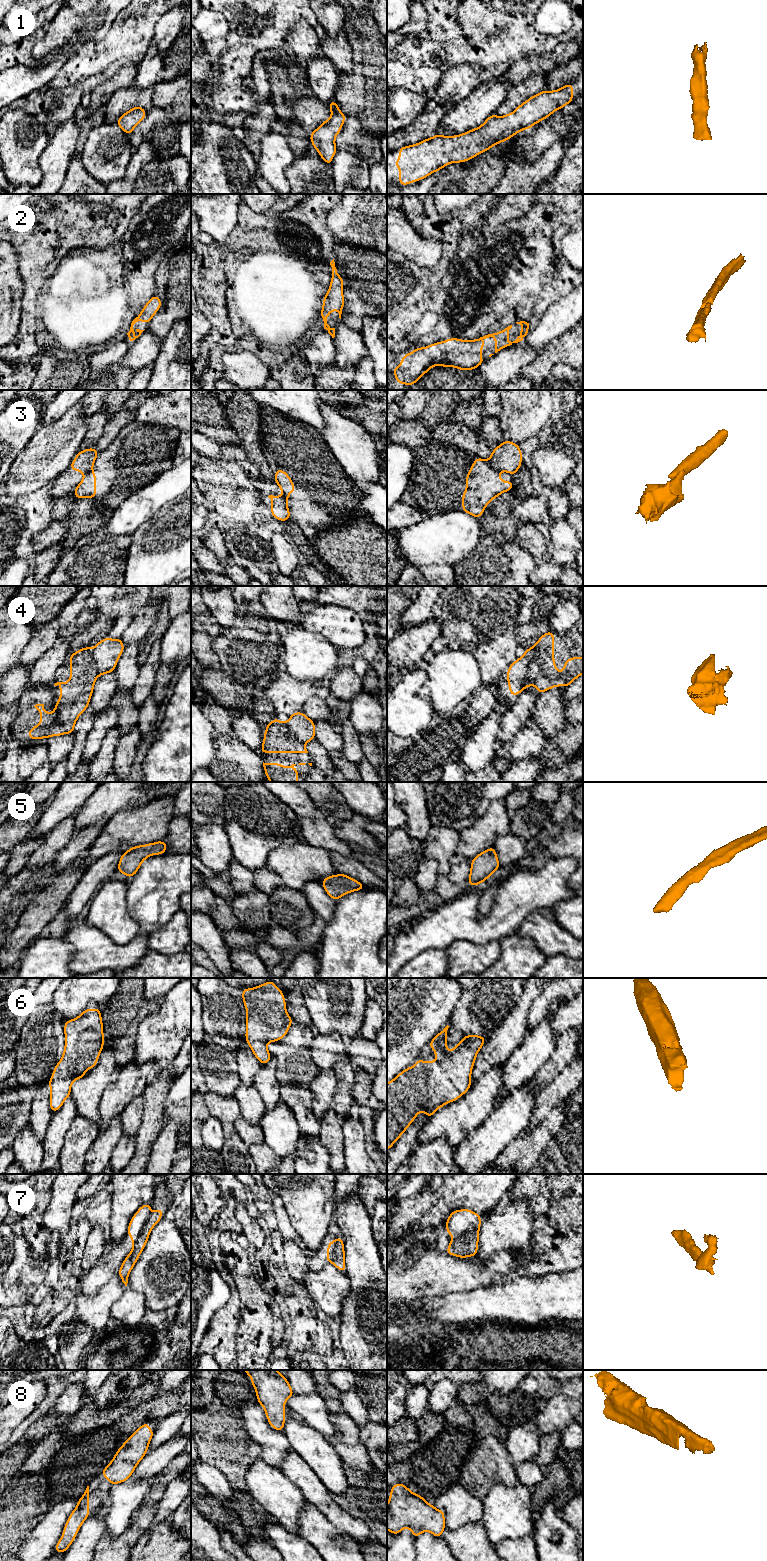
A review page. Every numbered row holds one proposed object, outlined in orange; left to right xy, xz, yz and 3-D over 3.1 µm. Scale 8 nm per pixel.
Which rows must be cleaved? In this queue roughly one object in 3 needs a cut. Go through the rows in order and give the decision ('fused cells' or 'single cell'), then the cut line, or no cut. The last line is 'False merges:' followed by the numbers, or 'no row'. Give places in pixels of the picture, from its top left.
1: single cell; cut none
2: single cell; cut none
3: fused cells; cut yz (488, 460), (490, 465), (499, 471)
4: fused cells; cut yz (533, 647), (533, 657), (529, 664), (522, 689)
5: single cell; cut none
6: single cell; cut none
7: fused cells; cut xy (149, 1215), (133, 1246)
8: single cell; cut none
False merges: 3, 4, 7

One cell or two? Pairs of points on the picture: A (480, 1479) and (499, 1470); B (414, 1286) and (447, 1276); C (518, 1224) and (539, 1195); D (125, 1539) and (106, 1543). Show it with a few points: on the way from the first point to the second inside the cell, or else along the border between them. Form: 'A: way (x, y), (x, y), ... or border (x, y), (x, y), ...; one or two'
A: way (485, 1474), (489, 1470), (494, 1470); one
B: way (422, 1279), (429, 1276), (439, 1276); one
C: border (509, 1200), (524, 1201), (529, 1211), (535, 1216); two
D: way (120, 1543), (111, 1543); one

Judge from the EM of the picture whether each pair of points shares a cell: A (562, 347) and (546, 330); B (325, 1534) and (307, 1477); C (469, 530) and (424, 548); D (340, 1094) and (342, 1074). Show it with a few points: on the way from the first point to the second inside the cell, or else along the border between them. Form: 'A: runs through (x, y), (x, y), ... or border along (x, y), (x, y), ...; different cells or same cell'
A: border along (572, 326), (543, 347); different cells
B: border along (308, 1502), (313, 1504), (334, 1525); different cells
C: runs through (458, 532), (446, 539), (435, 540); same cell
D: runs through (341, 1089), (341, 1079); same cell

